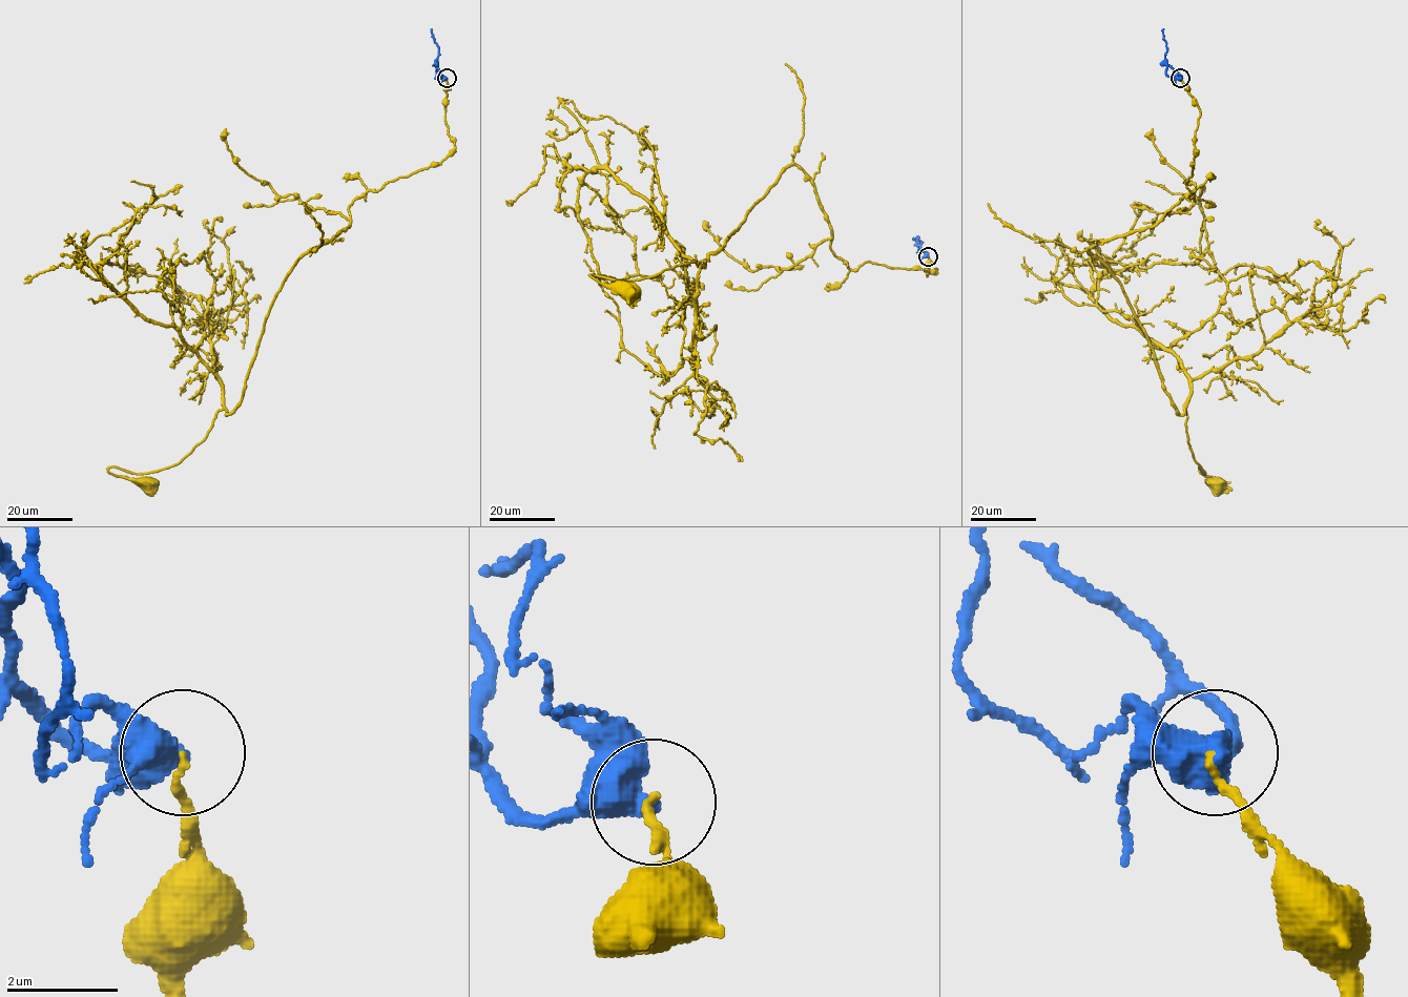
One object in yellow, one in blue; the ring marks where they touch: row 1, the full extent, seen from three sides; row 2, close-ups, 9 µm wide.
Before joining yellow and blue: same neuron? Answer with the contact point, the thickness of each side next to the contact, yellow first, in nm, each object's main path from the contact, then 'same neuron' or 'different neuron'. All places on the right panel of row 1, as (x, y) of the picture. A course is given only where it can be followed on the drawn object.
at (1180, 78); 100 nm thick on the yellow side, 650 nm on the other; yellow runs (1181, 78), (1200, 112), (1194, 190), (1153, 226), (1089, 250), (1125, 294), (1216, 484); blue runs (1181, 78), (1166, 65), (1163, 28); different neuron

